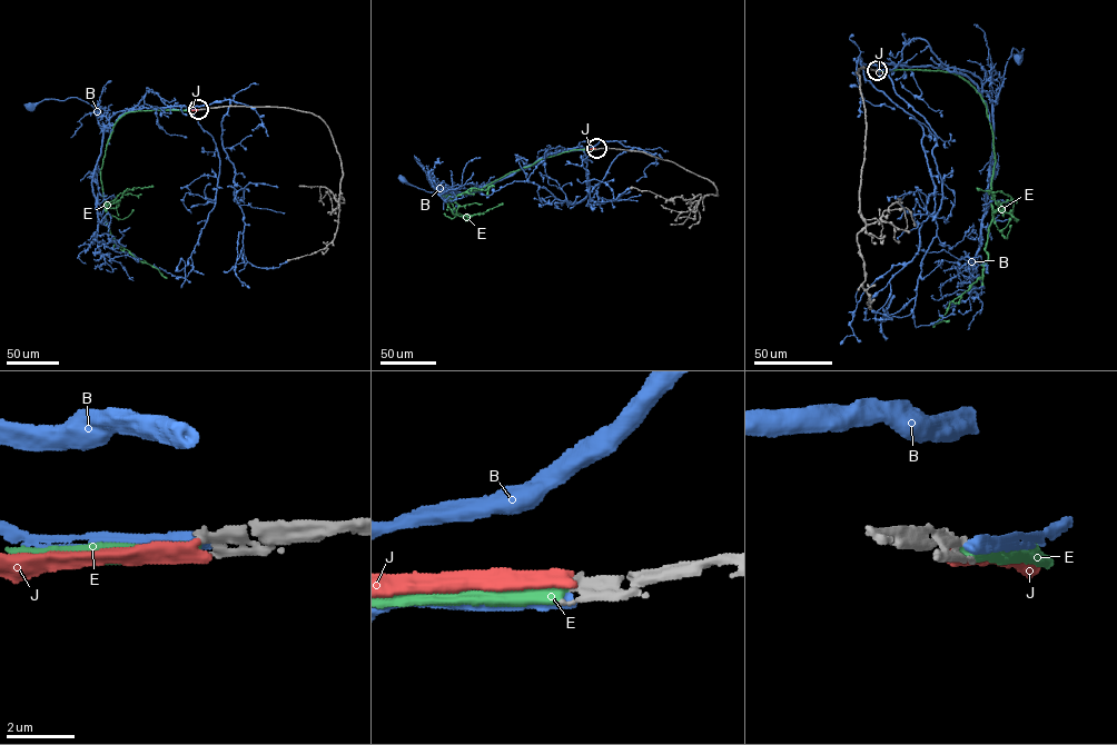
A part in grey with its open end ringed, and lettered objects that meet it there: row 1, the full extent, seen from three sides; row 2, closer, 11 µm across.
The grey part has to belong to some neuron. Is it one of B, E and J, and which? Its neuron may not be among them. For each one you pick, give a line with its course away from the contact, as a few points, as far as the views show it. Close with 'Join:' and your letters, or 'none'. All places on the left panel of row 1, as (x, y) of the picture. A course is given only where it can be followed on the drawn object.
Join: none

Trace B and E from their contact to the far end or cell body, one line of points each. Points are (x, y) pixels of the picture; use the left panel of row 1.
B: (198, 109), (177, 106), (136, 108), (120, 115), (102, 130), (95, 109), (77, 98), (47, 99), (30, 106)
E: (198, 109), (126, 112), (114, 126), (100, 170), (106, 226), (114, 242), (161, 272)

